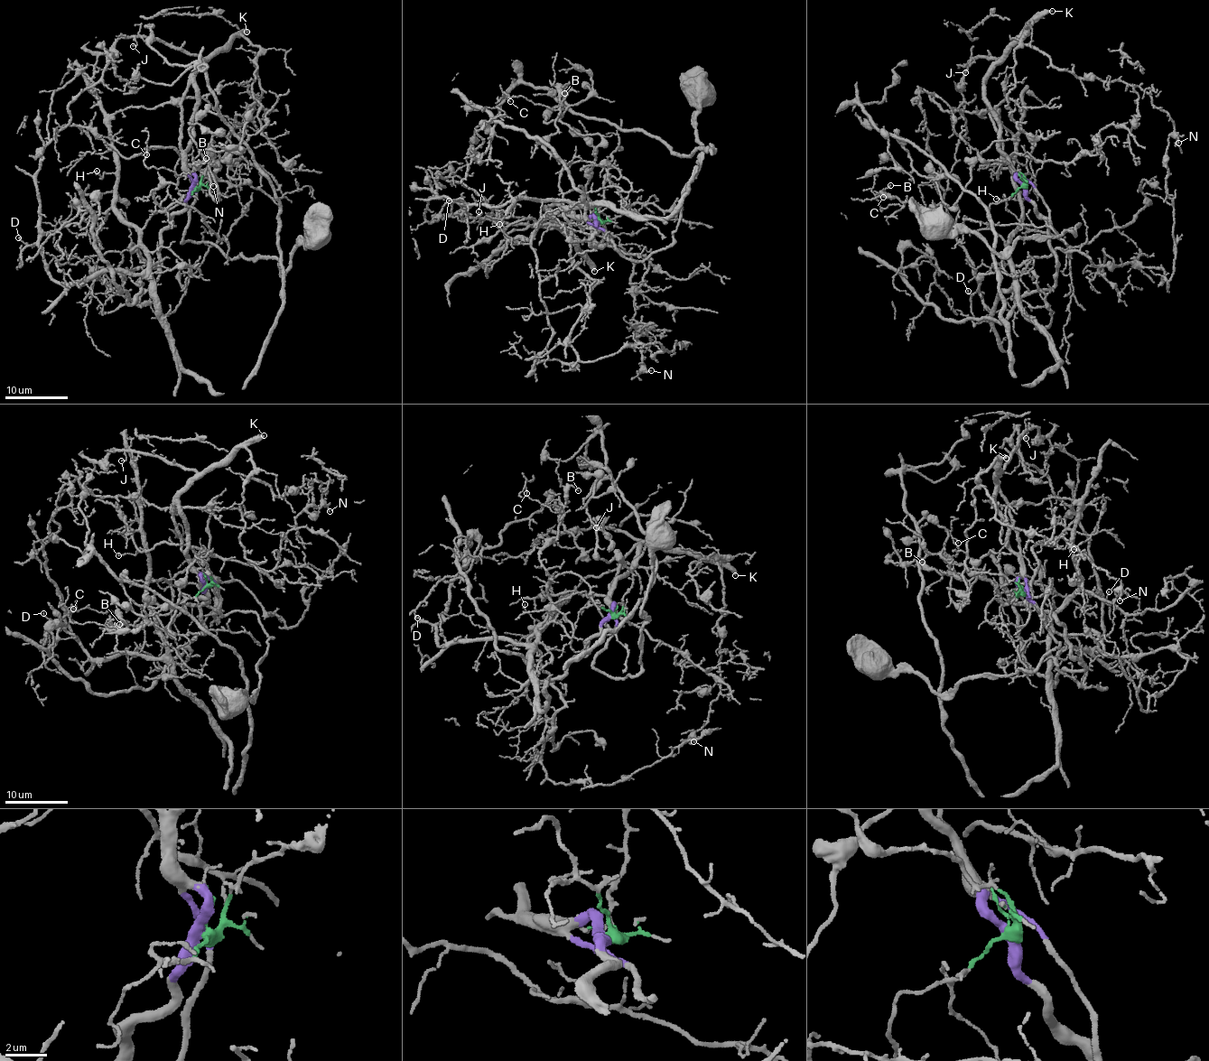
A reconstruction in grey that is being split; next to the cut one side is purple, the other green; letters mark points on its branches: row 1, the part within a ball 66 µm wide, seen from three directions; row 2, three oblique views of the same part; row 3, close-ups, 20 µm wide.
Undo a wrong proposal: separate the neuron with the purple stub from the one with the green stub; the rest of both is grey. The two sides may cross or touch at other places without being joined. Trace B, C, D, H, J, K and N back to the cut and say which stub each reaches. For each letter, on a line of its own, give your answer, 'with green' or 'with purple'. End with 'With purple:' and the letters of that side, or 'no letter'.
B: with green
C: with green
D: with green
H: with green
J: with purple
K: with purple
N: with purple
With purple: J, K, N

